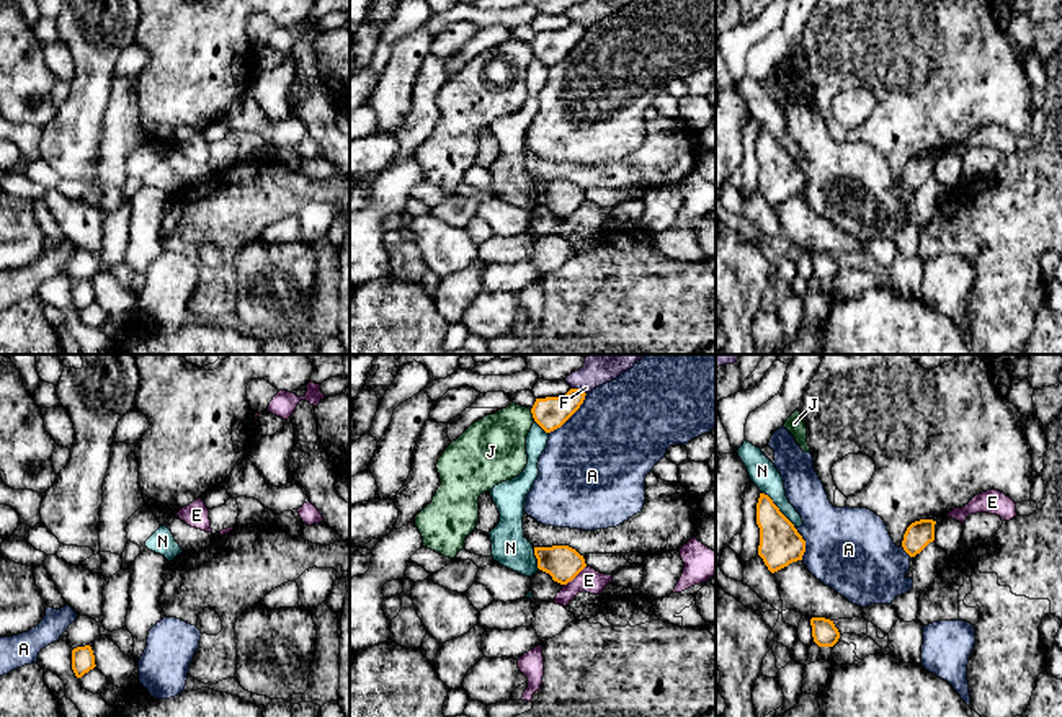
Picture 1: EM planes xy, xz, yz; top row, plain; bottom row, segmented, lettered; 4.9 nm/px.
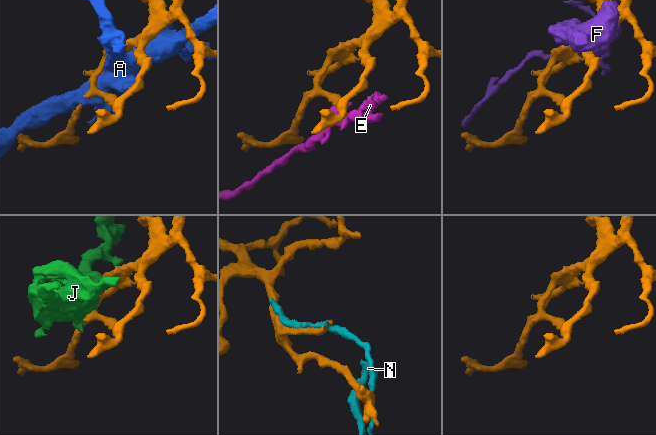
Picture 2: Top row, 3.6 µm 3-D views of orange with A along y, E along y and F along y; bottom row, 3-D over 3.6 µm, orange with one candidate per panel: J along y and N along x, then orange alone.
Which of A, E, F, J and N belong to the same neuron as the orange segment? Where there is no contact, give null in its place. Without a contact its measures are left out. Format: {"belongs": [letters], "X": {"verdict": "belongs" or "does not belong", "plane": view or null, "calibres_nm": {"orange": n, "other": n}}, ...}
{"belongs": [], "A": {"verdict": "does not belong", "plane": "xz", "calibres_nm": {"orange": 160, "other": 480}}, "E": {"verdict": "does not belong", "plane": "xz", "calibres_nm": {"orange": 170, "other": 120}}, "F": {"verdict": "does not belong", "plane": "xz", "calibres_nm": {"orange": 160, "other": 220}}, "J": {"verdict": "does not belong", "plane": "xz", "calibres_nm": {"orange": 160, "other": 320}}, "N": {"verdict": "does not belong", "plane": "yz", "calibres_nm": {"orange": 200, "other": 140}}}

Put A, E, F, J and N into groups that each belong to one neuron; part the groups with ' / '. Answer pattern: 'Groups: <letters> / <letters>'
Groups: A / E / F / J / N

